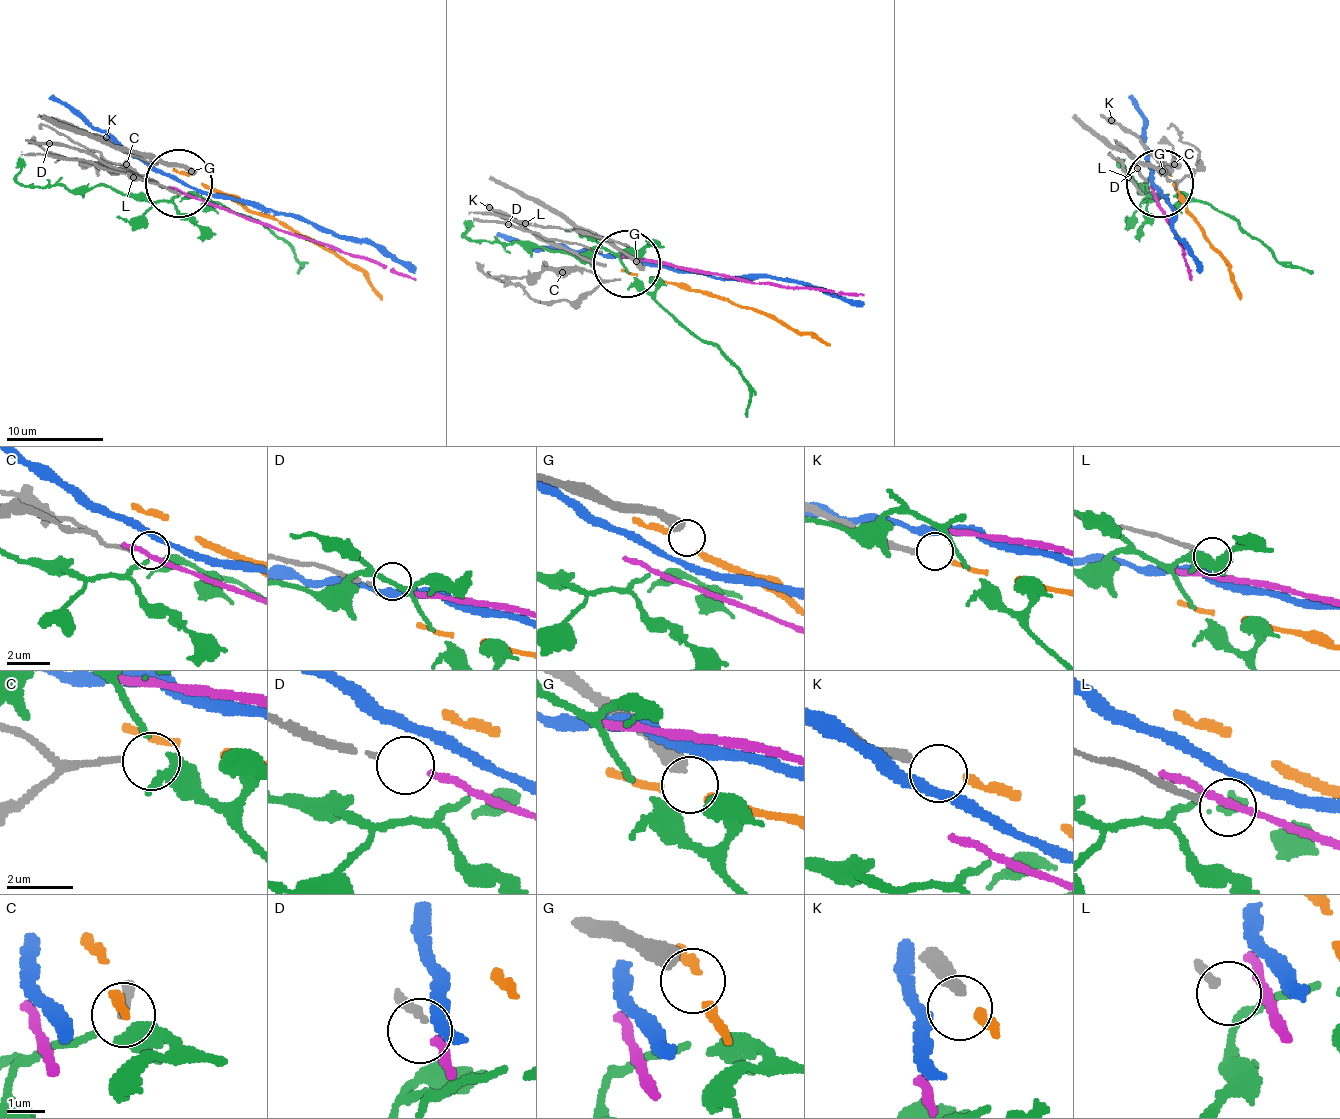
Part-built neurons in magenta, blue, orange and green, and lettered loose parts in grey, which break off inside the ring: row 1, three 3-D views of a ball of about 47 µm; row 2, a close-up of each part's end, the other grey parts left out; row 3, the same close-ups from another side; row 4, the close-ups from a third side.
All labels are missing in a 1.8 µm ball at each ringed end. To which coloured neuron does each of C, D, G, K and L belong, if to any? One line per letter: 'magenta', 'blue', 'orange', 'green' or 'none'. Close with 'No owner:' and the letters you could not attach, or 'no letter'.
C: green
D: magenta
G: none
K: orange
L: none
No owner: G, L

